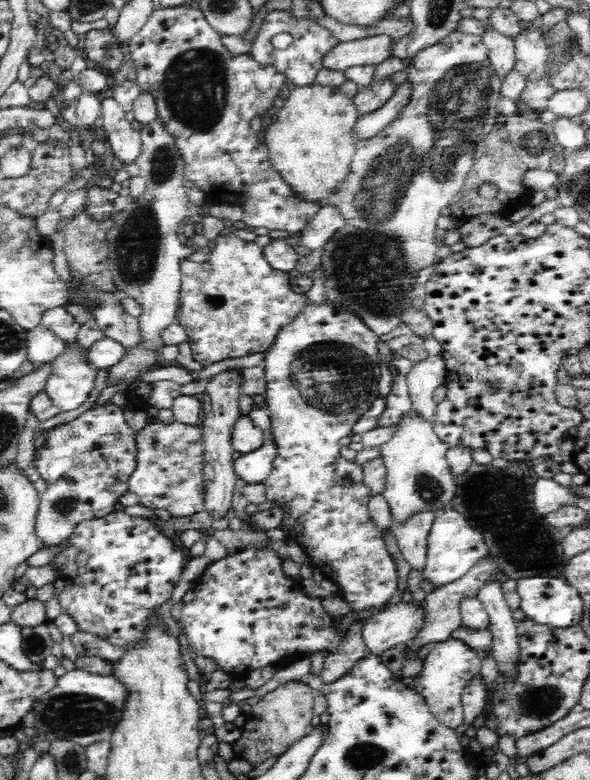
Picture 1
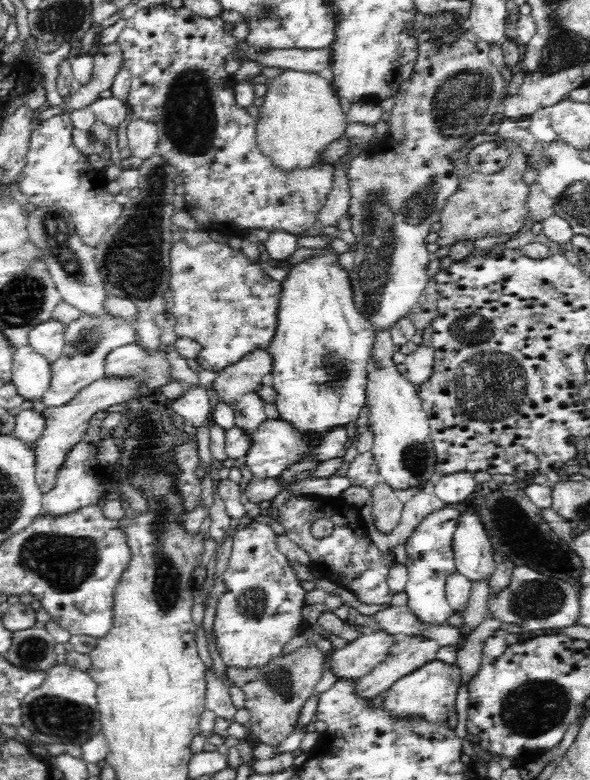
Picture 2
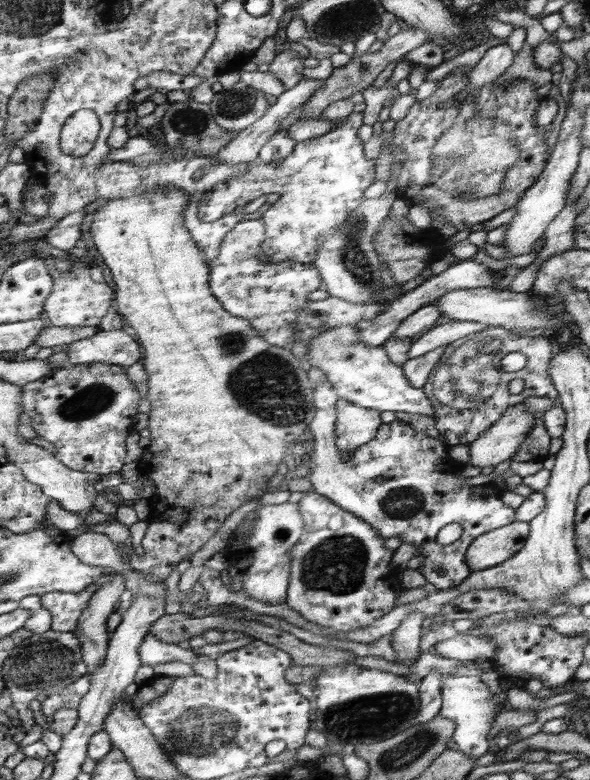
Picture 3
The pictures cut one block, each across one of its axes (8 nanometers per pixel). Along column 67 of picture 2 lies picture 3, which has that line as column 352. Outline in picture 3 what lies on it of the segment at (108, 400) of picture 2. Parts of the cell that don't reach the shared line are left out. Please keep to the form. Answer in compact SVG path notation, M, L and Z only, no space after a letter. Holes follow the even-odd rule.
M338 400L336 419L336 448L340 448L342 460L348 460L356 448L362 447L377 436L382 426L381 412L356 406L348 400Z

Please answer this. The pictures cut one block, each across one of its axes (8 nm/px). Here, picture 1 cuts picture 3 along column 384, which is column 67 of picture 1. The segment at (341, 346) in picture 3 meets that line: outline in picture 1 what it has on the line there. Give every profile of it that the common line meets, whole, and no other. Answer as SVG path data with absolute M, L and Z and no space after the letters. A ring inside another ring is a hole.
M78 344L52 361L45 391L54 405L62 412L68 412L88 400L94 388L96 372L97 369L89 362L88 350L83 350Z

